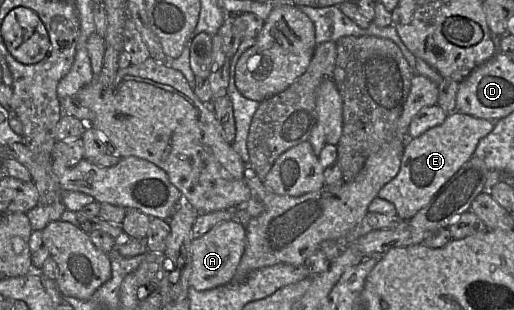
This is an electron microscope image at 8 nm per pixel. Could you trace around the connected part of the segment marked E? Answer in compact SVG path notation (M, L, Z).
M454 111L442 124L416 138L407 139L399 172L379 190L377 197L391 202L396 215L408 221L473 156L479 141L493 130L494 123Z

